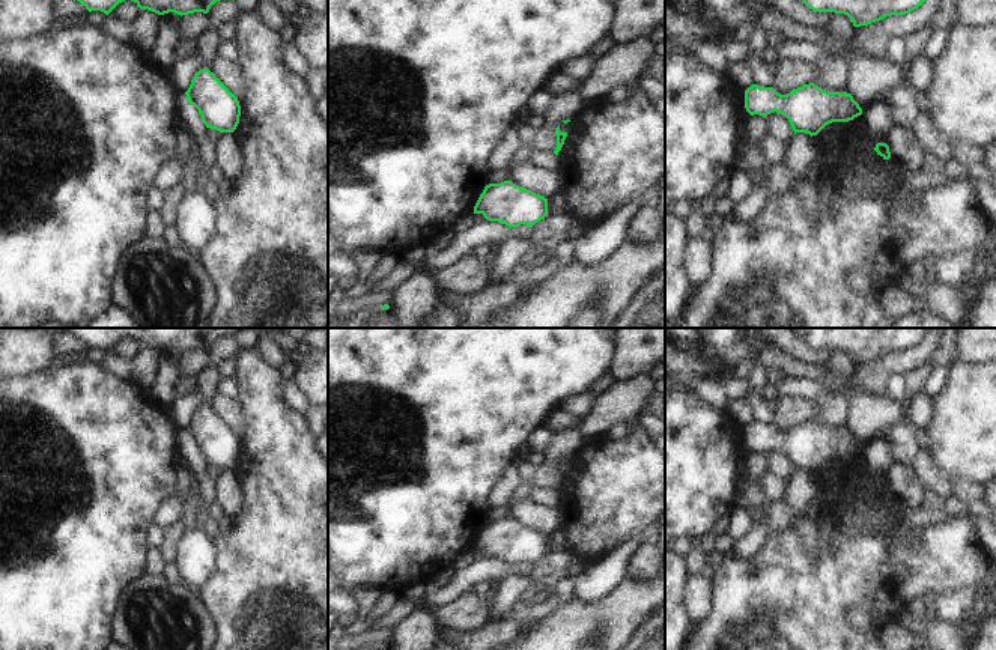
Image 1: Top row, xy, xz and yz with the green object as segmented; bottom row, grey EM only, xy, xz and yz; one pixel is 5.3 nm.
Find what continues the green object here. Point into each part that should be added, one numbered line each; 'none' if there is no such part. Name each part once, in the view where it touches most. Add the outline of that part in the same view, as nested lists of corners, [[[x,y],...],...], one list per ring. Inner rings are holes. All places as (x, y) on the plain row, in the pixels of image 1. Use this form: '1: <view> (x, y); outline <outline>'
none

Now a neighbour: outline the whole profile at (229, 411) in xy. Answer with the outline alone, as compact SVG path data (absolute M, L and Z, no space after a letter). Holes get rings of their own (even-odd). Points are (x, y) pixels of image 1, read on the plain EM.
M215 394L208 406L235 432L238 433L244 427L244 414L238 400Z

